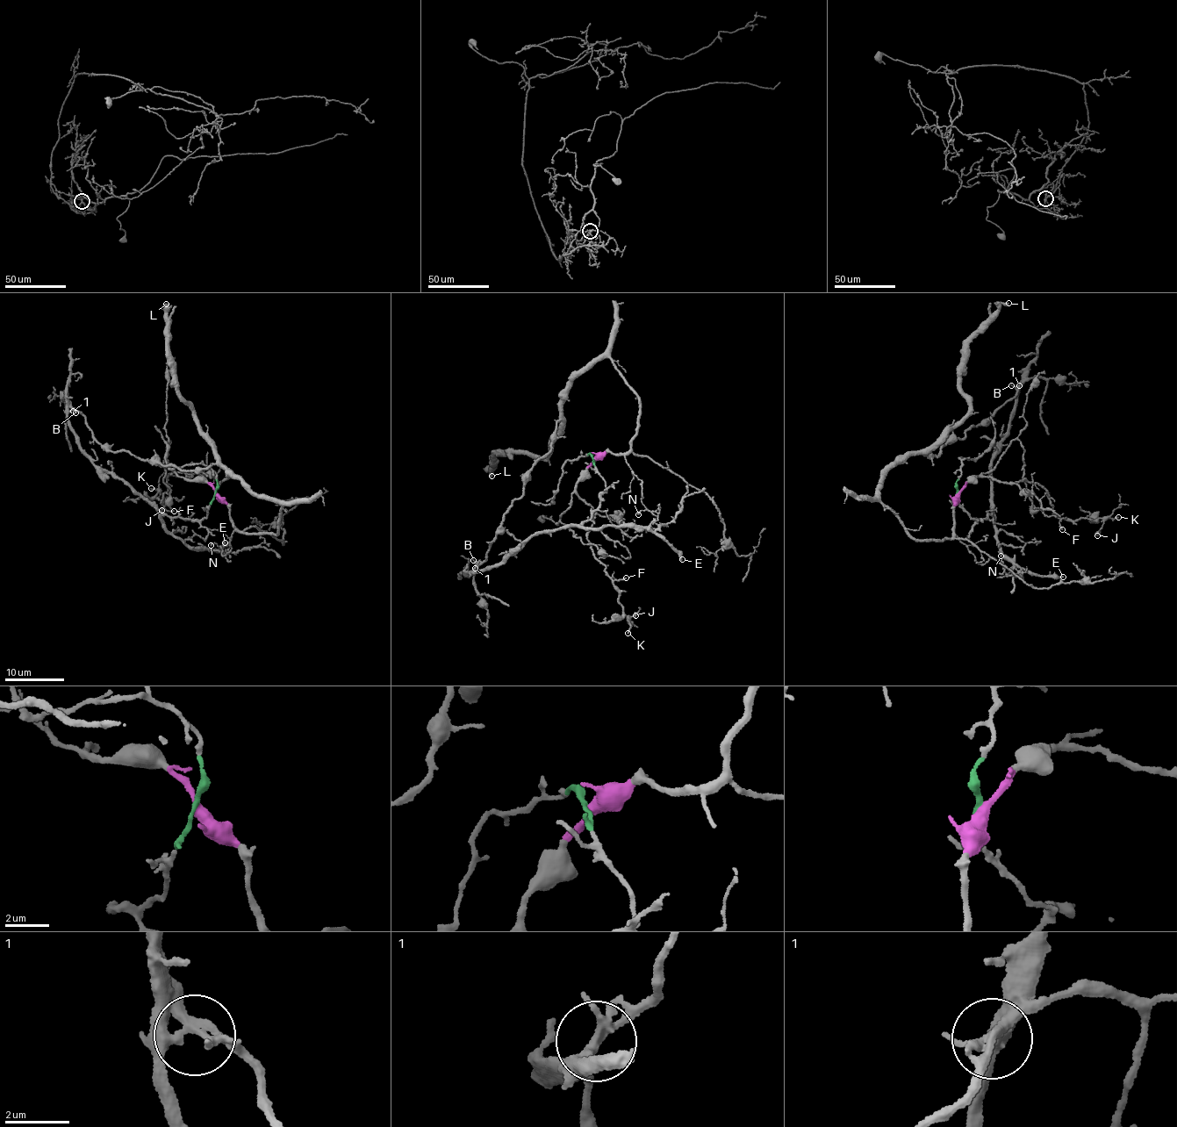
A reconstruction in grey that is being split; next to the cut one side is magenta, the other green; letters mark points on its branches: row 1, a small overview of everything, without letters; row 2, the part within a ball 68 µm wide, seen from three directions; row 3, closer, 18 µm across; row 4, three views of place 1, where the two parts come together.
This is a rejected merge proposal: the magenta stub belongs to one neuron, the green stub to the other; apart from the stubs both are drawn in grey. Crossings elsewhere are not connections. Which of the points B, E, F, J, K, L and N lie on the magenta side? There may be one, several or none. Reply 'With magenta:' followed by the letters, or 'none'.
With magenta: F, J, K, L, N

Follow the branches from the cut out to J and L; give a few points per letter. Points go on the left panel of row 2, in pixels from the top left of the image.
J: (215, 494), (183, 471), (168, 473), (162, 504), (156, 497), (164, 499), (161, 511)
L: (215, 494), (241, 533), (276, 534), (281, 505), (217, 463), (179, 395), (166, 303)

